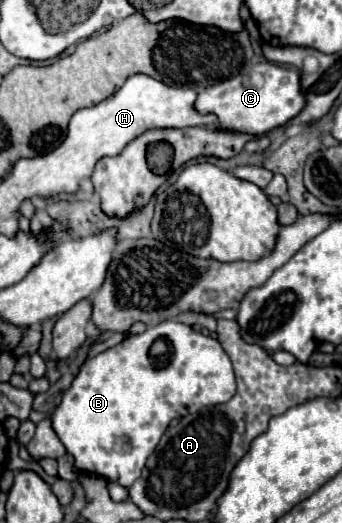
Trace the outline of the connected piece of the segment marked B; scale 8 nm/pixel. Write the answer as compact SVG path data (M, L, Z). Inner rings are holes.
M162 321L160 325L148 327L142 335L134 335L120 345L98 353L96 357L90 357L80 367L70 389L52 413L52 427L66 451L74 455L76 469L130 487L140 477L146 459L156 449L174 417L192 413L196 407L230 401L234 393L234 371L222 345L210 335L194 331L190 325L180 321Z

